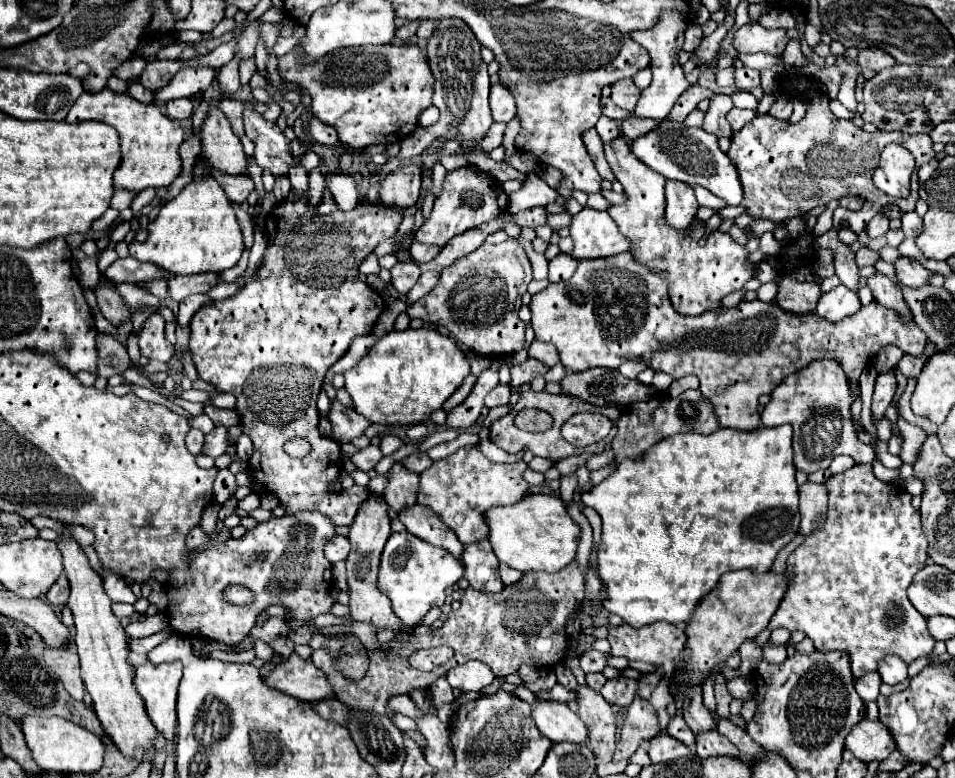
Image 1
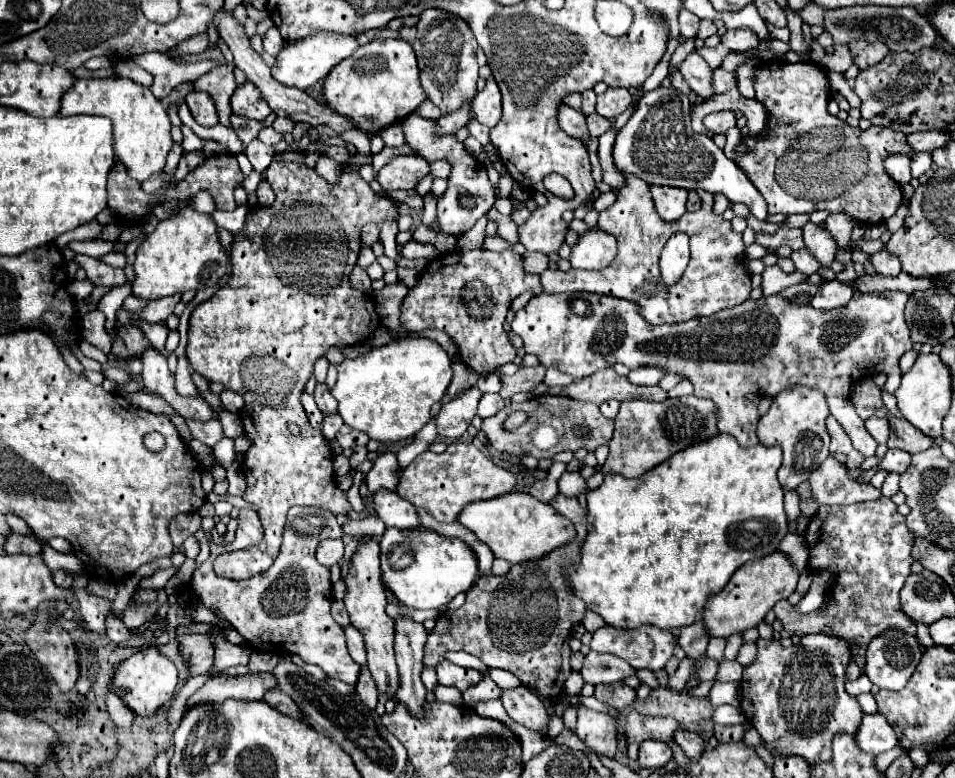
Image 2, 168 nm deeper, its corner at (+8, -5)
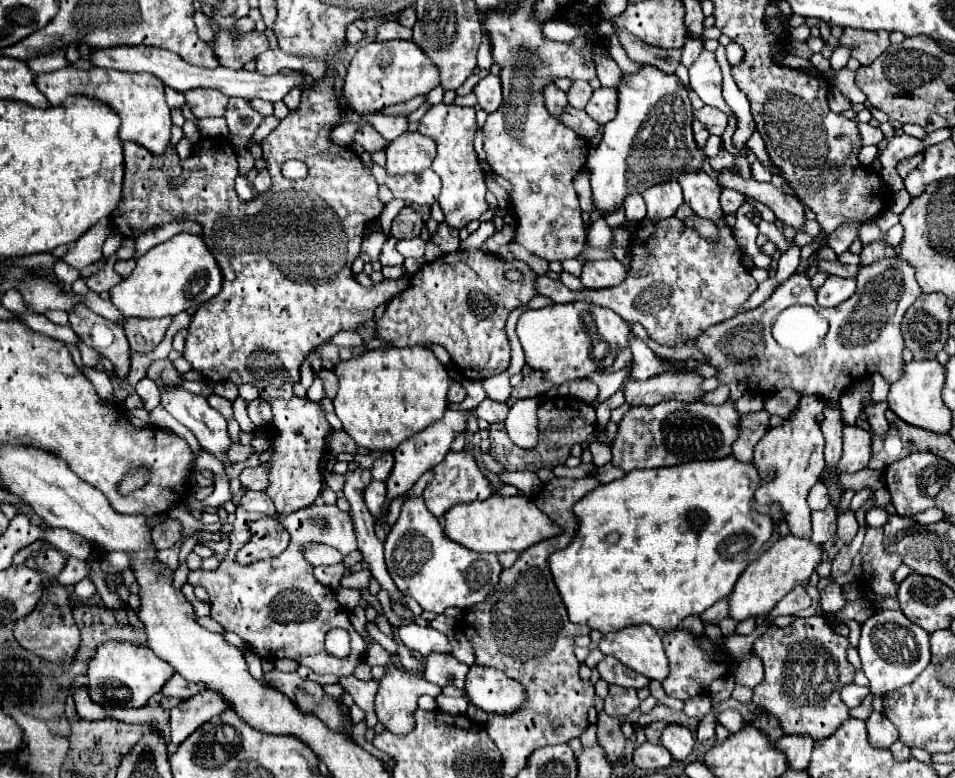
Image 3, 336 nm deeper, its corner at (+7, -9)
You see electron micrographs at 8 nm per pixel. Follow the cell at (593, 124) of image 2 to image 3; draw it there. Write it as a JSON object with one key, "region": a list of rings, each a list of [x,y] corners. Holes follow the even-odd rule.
{"region":[[[572,106],[566,108],[566,114],[562,114],[562,124],[570,126],[576,134],[580,134],[586,140],[592,140],[598,134],[598,122],[594,122],[584,110],[574,110]]]}

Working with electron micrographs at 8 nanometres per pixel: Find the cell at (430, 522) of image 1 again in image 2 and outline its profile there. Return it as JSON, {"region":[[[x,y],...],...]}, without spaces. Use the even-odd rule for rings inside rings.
{"region":[[[377,490],[377,494],[373,494],[373,504],[377,516],[385,522],[385,526],[417,528],[421,524],[415,506],[397,496],[397,492]]]}

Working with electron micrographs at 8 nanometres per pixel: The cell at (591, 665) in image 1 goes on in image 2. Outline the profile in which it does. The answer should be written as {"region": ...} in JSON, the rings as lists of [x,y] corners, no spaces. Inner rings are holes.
{"region":[[[593,650],[585,656],[583,668],[581,668],[585,682],[591,682],[591,684],[619,682],[633,676],[635,672],[637,670],[633,670],[633,666],[629,666],[627,662],[621,662],[621,658],[613,658],[613,654],[597,654]]]}

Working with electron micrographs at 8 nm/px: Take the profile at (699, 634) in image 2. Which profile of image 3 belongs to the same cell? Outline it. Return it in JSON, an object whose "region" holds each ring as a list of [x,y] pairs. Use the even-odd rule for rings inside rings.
{"region":[[[722,600],[722,602],[716,602],[710,610],[702,612],[700,618],[704,624],[720,624],[722,618],[728,616],[728,600]]]}

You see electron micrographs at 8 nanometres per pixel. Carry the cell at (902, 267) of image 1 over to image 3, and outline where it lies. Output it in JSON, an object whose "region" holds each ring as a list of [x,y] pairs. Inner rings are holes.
{"region":[[[872,242],[872,244],[868,244],[868,246],[864,246],[864,248],[862,248],[860,264],[862,264],[862,266],[870,266],[870,264],[874,264],[874,262],[878,262],[878,260],[894,258],[894,256],[898,256],[898,254],[896,254],[896,250],[894,250],[892,246]]]}

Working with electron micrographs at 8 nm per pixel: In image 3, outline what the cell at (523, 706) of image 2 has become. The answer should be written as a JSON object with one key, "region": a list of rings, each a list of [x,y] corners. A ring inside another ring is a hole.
{"region":[[[472,666],[466,678],[466,694],[472,704],[488,714],[510,716],[526,702],[526,692],[516,680],[510,680],[500,670]]]}

